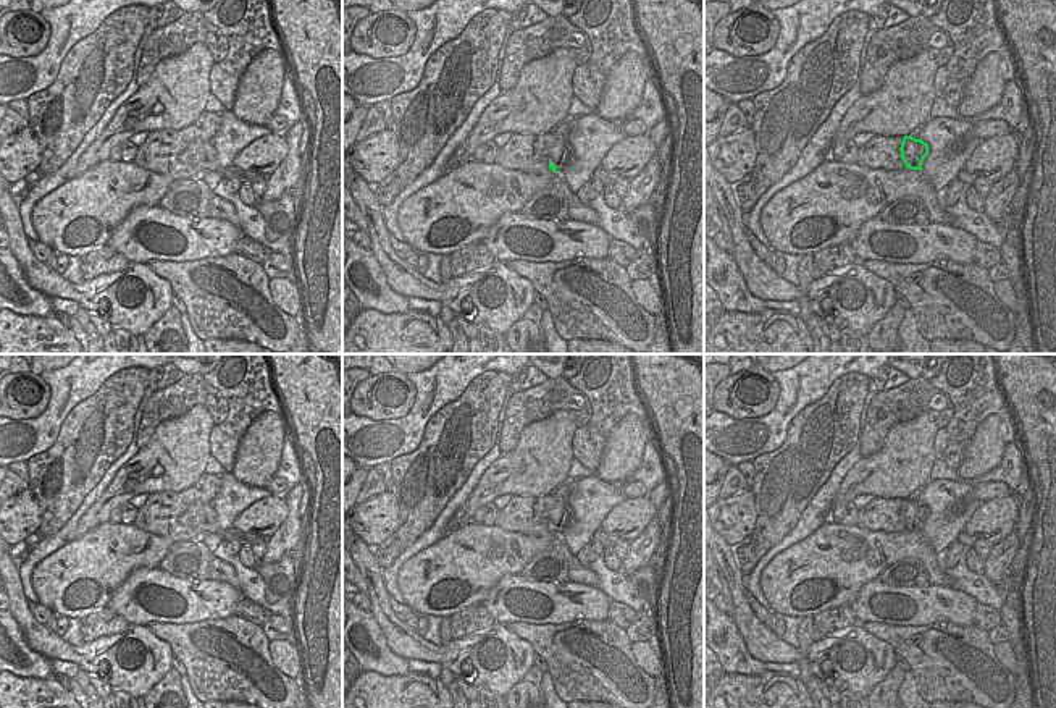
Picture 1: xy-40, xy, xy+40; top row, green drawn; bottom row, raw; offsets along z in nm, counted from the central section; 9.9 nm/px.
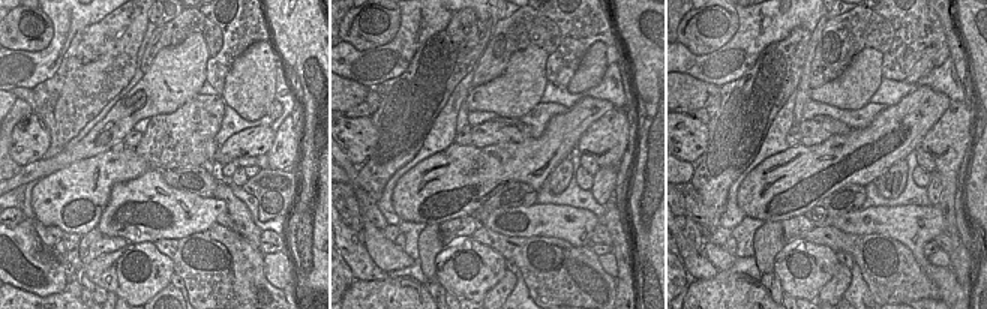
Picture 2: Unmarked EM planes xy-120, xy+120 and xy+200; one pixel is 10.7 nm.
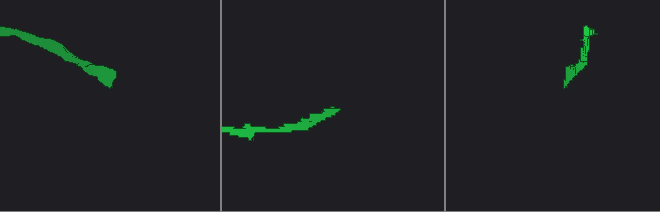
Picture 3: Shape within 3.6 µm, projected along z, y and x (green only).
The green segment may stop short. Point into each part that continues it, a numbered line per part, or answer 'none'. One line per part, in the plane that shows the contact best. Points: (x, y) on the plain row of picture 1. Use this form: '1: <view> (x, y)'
1: xy (561, 516)

